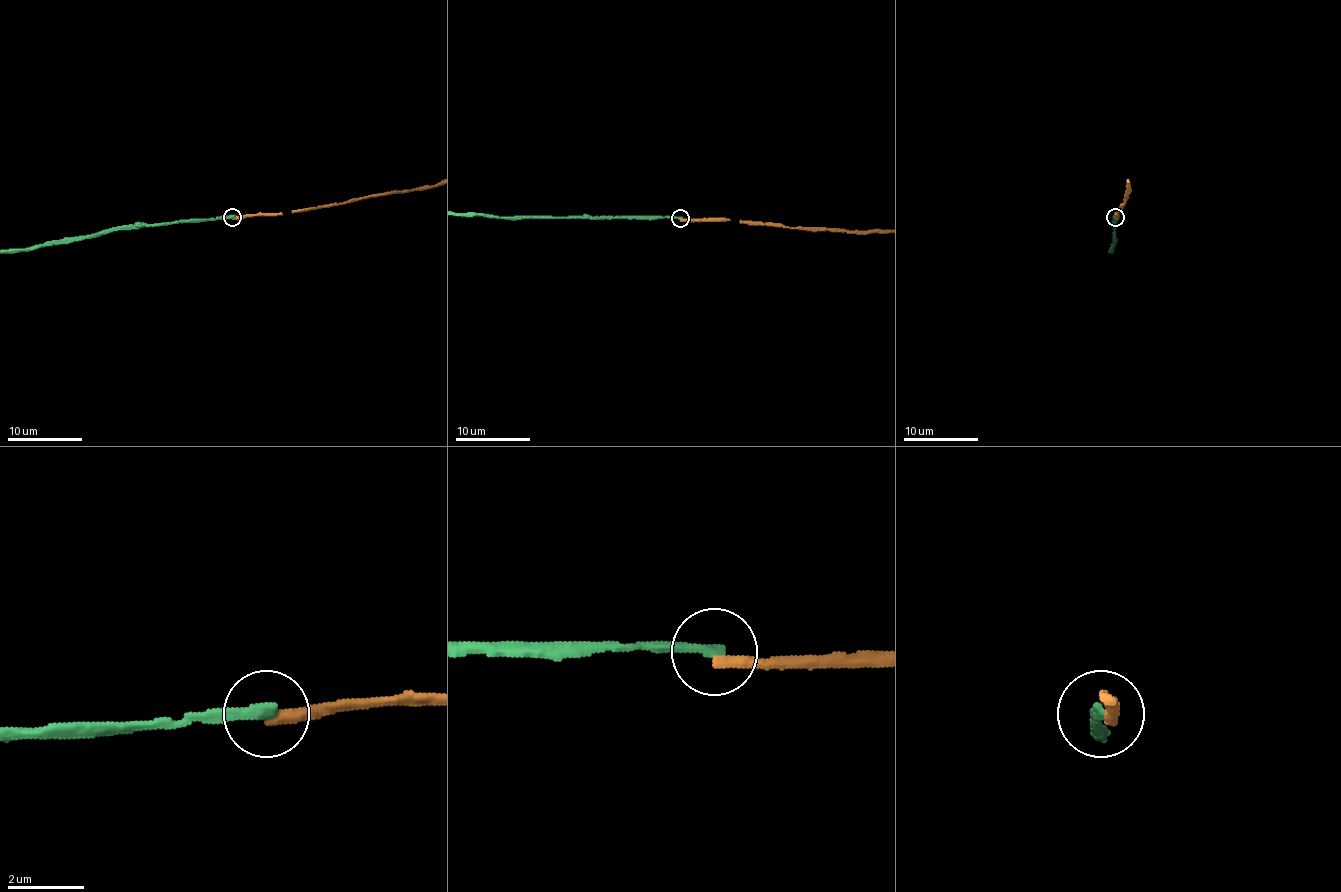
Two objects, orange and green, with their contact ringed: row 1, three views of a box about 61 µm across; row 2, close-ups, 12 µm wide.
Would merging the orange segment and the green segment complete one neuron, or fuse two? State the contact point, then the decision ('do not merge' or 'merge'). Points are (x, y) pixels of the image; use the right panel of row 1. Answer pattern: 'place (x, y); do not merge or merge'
place (1115, 217); do not merge

